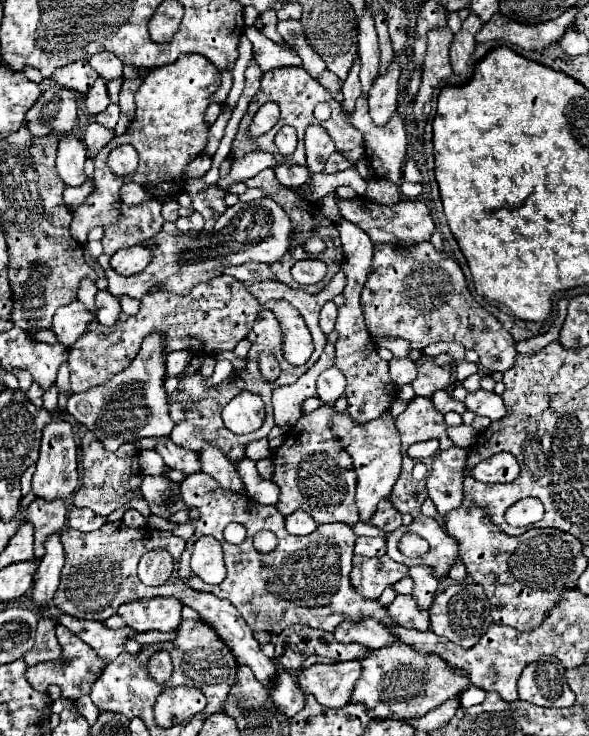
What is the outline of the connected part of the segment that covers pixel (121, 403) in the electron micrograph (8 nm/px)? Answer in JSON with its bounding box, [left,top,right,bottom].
[67,332,175,450]

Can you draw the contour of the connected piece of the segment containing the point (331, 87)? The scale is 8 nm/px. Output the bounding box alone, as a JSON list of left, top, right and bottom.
[318,70,343,102]

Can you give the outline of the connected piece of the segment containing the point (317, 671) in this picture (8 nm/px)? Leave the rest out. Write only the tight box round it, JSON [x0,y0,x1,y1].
[297,660,363,708]

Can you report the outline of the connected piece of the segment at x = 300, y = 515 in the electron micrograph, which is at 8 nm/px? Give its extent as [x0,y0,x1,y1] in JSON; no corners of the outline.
[285,510,317,536]

